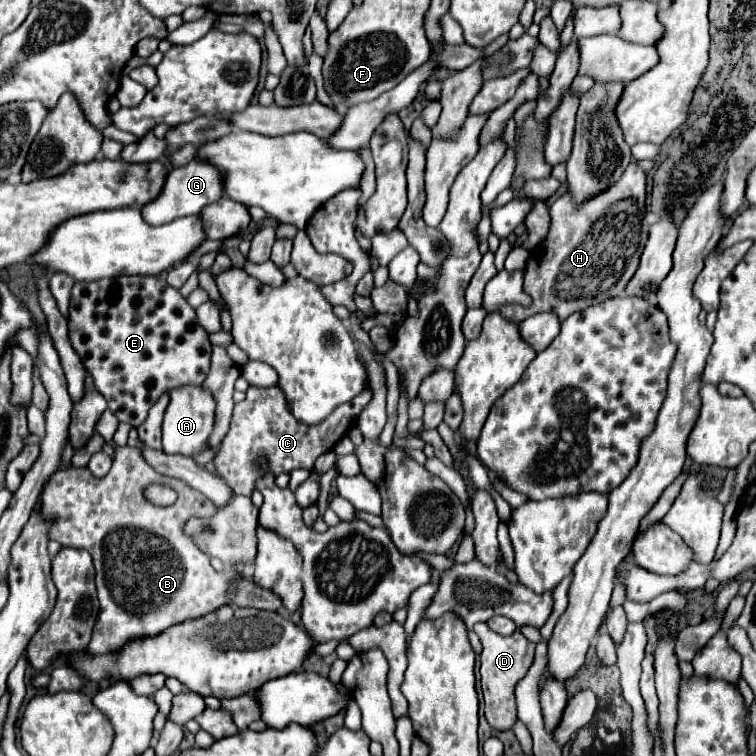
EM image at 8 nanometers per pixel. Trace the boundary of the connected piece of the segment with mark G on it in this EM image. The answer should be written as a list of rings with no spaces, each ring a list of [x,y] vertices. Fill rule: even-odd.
[[[195,157],[191,159],[187,165],[183,167],[173,167],[163,191],[159,193],[157,199],[153,199],[151,203],[147,203],[141,213],[145,217],[147,223],[151,225],[161,225],[161,223],[169,223],[173,219],[179,217],[187,217],[187,215],[199,215],[203,211],[203,207],[207,207],[213,201],[219,201],[225,195],[225,187],[223,187],[223,171],[219,167],[213,167],[209,161]]]

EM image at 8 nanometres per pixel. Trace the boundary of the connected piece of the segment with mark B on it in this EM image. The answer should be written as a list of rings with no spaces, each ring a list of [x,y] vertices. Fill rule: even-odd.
[[[105,411],[97,421],[97,433],[115,451],[113,467],[105,477],[97,479],[87,469],[69,465],[51,475],[41,495],[43,511],[57,517],[57,523],[49,531],[51,539],[59,541],[63,547],[89,551],[97,571],[95,583],[101,613],[85,653],[107,655],[121,651],[131,639],[159,635],[177,623],[185,623],[185,619],[199,619],[199,615],[207,615],[225,603],[279,611],[281,599],[257,587],[252,578],[235,572],[219,573],[209,565],[209,557],[183,533],[183,525],[189,517],[213,517],[217,507],[213,507],[205,495],[181,483],[181,479],[169,479],[157,473],[145,463],[141,451],[129,445],[119,447],[113,441],[117,425],[119,421],[111,411]],[[155,481],[171,481],[171,489],[177,491],[179,499],[169,507],[149,503],[145,499],[145,487]],[[232,580],[238,583],[237,595],[227,595]]]

